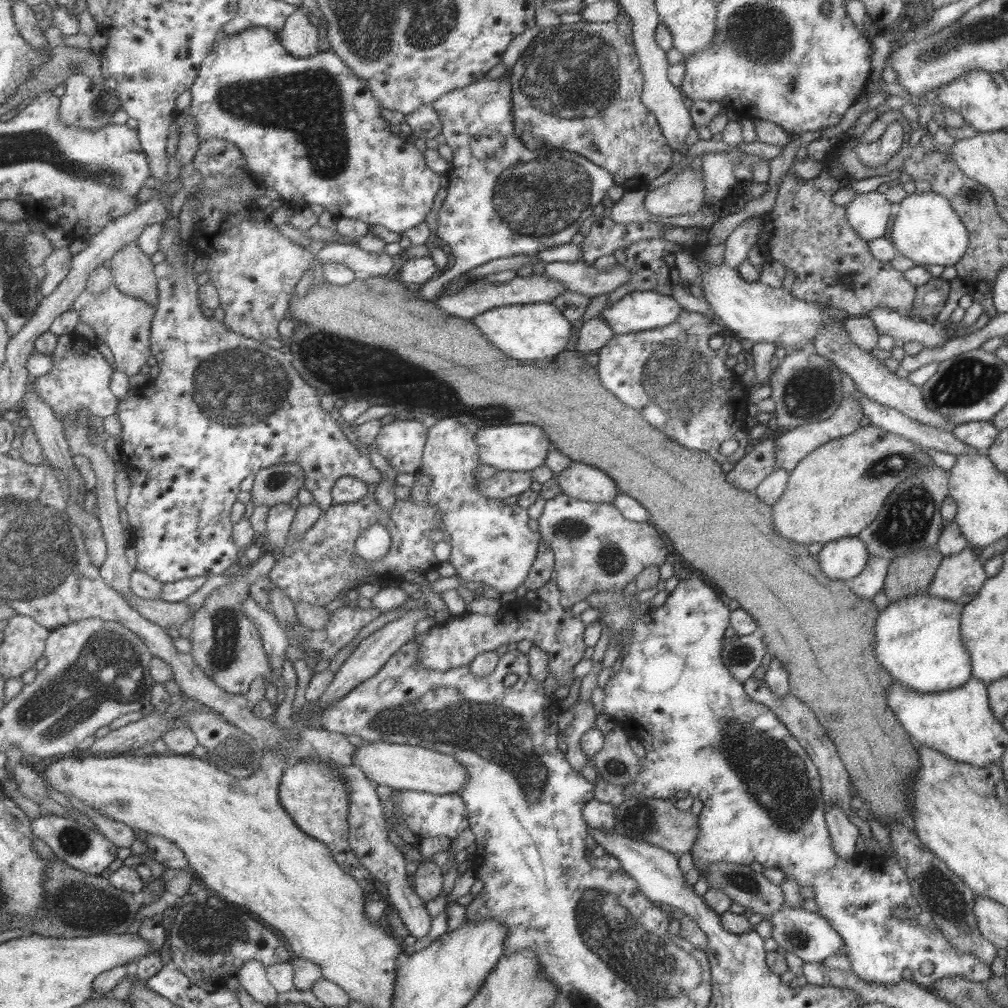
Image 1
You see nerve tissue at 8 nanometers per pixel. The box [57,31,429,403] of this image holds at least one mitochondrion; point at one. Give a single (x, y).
(311, 104)

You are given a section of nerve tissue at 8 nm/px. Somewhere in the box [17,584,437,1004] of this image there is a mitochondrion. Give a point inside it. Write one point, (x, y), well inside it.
(74, 903)

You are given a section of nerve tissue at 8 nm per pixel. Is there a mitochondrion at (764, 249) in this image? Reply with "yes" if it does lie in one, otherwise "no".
no

